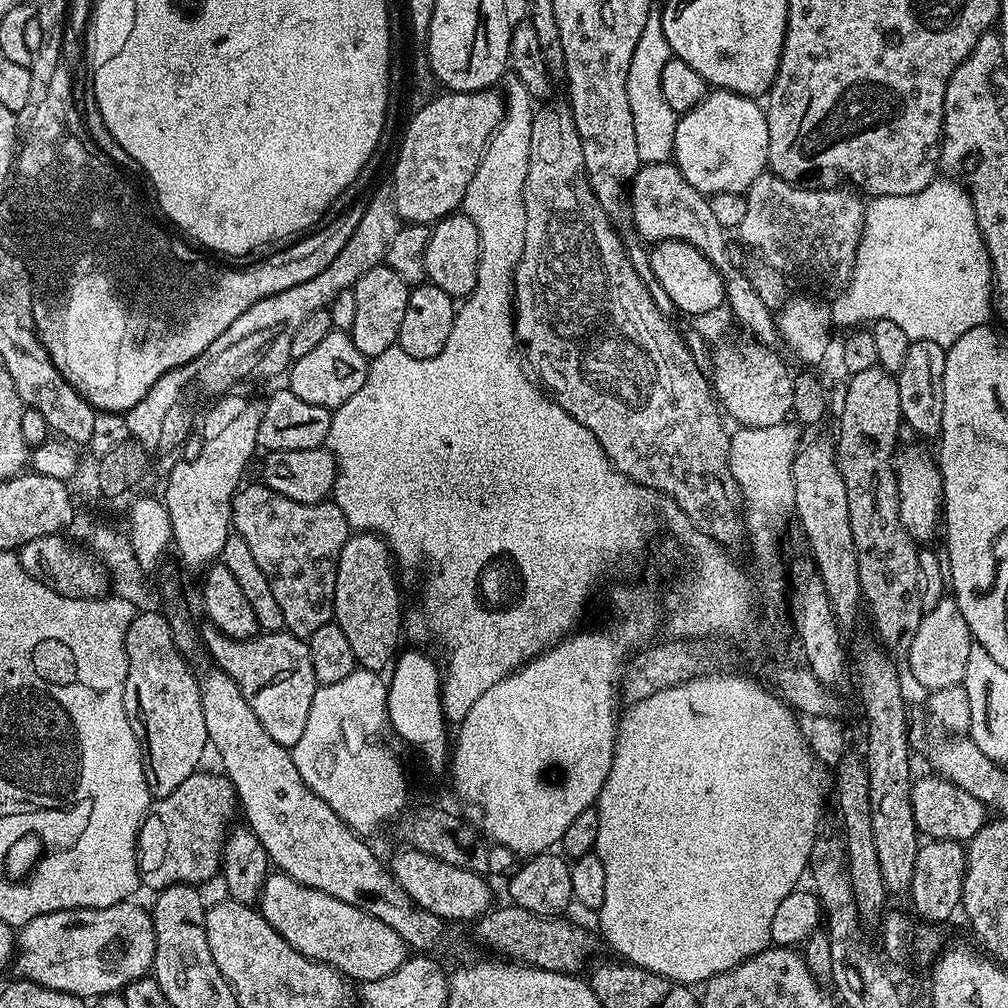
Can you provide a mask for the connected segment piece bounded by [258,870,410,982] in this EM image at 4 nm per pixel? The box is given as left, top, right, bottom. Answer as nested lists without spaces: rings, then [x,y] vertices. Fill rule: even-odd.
[[[279,870],[266,878],[258,910],[294,950],[311,960],[331,965],[352,982],[386,978],[386,974],[398,970],[410,955],[408,945],[386,922],[378,922],[378,918],[366,914],[366,910],[358,910],[358,906],[350,906],[350,902],[338,902],[338,898],[330,898],[330,894],[322,894],[322,890],[302,886]]]

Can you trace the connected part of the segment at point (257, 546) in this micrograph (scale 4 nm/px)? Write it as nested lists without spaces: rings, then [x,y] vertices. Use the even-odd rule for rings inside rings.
[[[256,482],[247,488],[241,487],[232,500],[232,527],[235,535],[246,538],[246,546],[254,553],[254,562],[266,574],[266,582],[270,582],[270,590],[282,609],[284,628],[294,636],[307,638],[314,630],[333,623],[332,607],[334,606],[334,582],[338,554],[350,535],[350,525],[342,510],[334,502],[319,504],[303,504],[294,502],[274,490]]]

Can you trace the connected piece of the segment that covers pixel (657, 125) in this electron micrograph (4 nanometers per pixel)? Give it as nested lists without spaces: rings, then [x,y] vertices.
[[[654,10],[646,18],[646,27],[638,46],[634,46],[634,58],[630,58],[630,74],[626,78],[626,94],[630,98],[630,114],[634,114],[634,134],[638,142],[638,154],[644,164],[662,164],[673,159],[676,147],[674,134],[678,114],[670,110],[662,95],[662,66],[673,59],[670,42],[662,30],[660,12]]]

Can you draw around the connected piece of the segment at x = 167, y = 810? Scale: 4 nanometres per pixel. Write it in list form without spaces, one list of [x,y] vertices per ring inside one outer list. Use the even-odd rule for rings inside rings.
[[[197,770],[178,786],[169,796],[161,796],[148,809],[148,815],[140,823],[140,832],[136,836],[136,862],[140,873],[141,885],[146,889],[159,890],[172,884],[190,884],[204,886],[204,883],[220,872],[220,861],[224,854],[224,840],[233,823],[232,815],[237,815],[238,801],[236,792],[228,777],[216,772]]]

